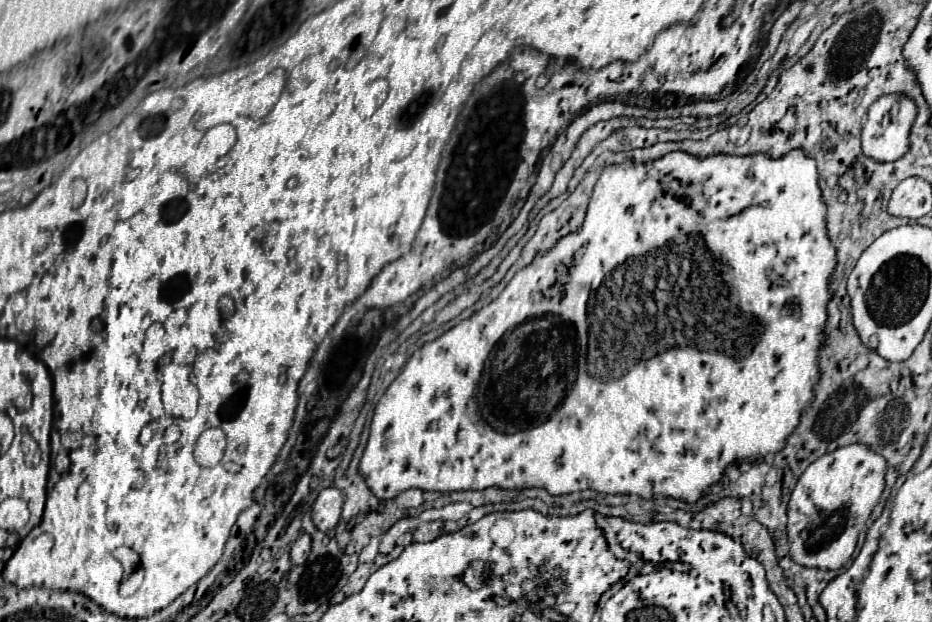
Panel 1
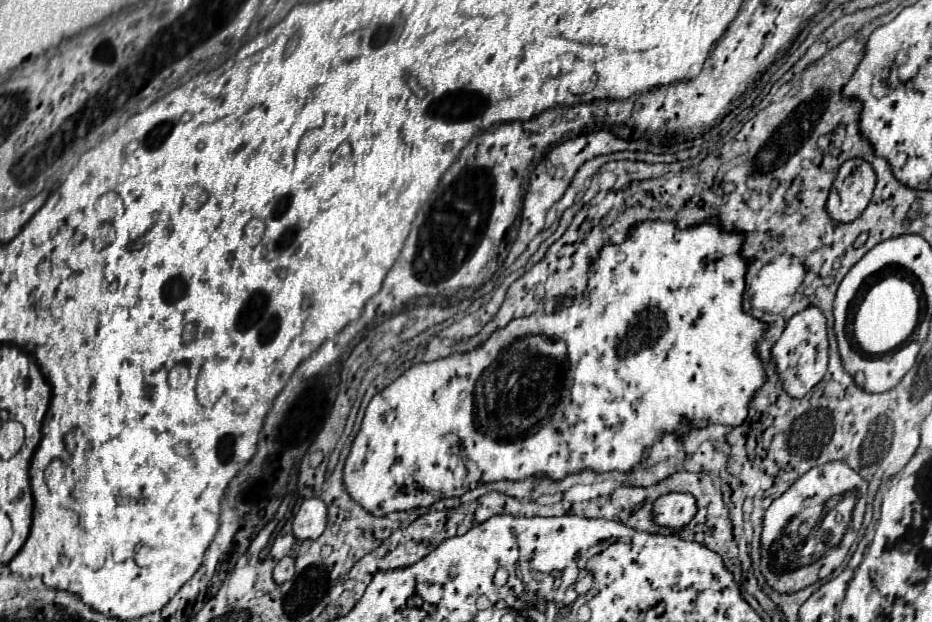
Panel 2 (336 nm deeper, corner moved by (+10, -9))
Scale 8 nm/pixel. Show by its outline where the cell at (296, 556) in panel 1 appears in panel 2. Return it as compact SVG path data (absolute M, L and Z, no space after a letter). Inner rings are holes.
M290 555L282 557L278 561L278 565L274 567L274 581L280 585L280 583L292 579L292 575L294 575L294 557L290 557Z

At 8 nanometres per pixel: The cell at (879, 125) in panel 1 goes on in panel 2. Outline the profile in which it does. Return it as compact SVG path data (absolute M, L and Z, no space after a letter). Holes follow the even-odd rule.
M856 157L842 163L828 197L828 213L832 219L842 223L856 219L872 199L874 185L876 173L866 159Z

